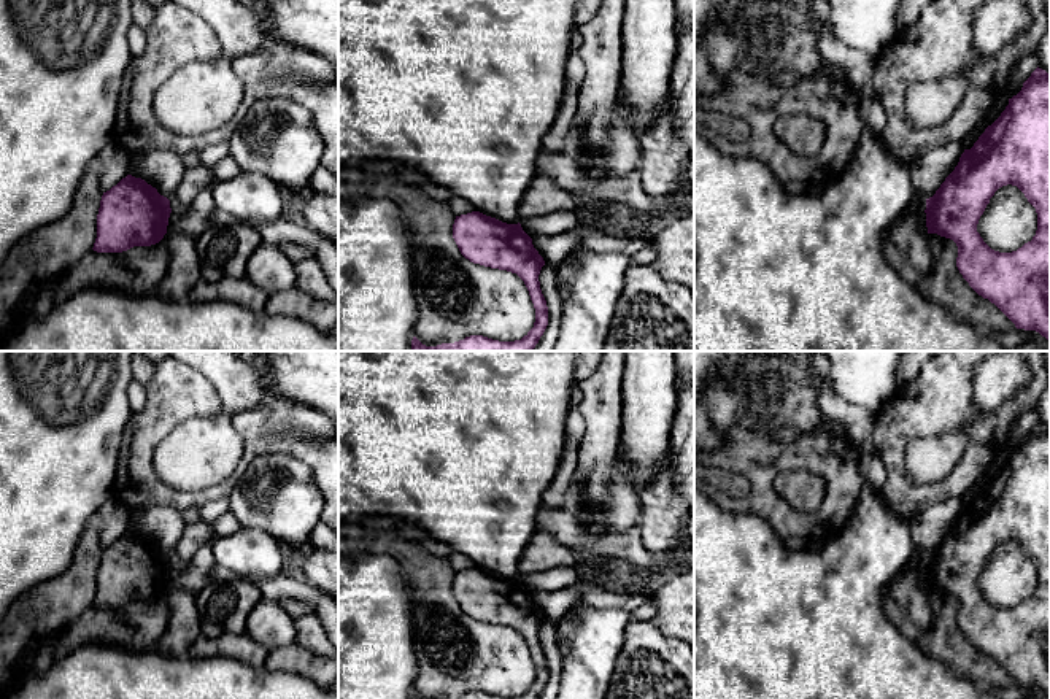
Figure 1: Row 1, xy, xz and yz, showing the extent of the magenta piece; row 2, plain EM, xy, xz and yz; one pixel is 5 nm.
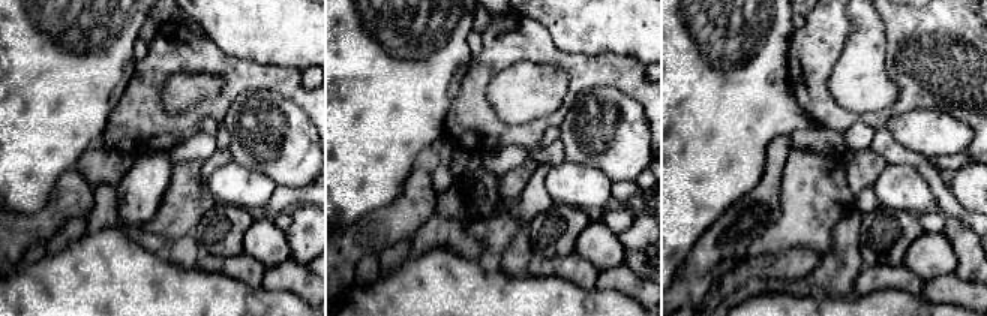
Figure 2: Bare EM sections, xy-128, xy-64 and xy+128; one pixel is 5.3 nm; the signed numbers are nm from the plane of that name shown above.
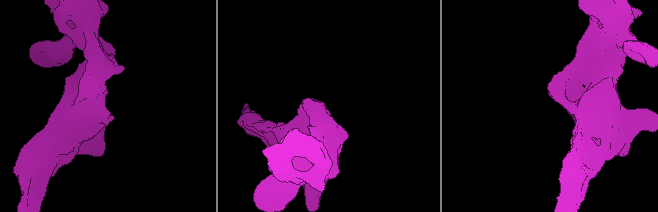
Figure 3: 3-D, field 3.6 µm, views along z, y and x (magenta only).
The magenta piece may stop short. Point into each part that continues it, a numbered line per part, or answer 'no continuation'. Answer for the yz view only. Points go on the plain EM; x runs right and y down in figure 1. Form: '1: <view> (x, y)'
no continuation

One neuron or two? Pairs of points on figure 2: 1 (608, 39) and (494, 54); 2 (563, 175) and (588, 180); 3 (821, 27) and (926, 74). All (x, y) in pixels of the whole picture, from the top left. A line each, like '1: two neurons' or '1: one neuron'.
1: two neurons
2: one neuron
3: one neuron

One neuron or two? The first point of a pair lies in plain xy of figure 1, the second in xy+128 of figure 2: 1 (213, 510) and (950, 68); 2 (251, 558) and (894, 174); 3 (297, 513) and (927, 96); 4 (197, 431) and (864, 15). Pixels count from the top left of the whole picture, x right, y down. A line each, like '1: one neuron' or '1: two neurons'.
1: two neurons
2: one neuron
3: two neurons
4: one neuron

